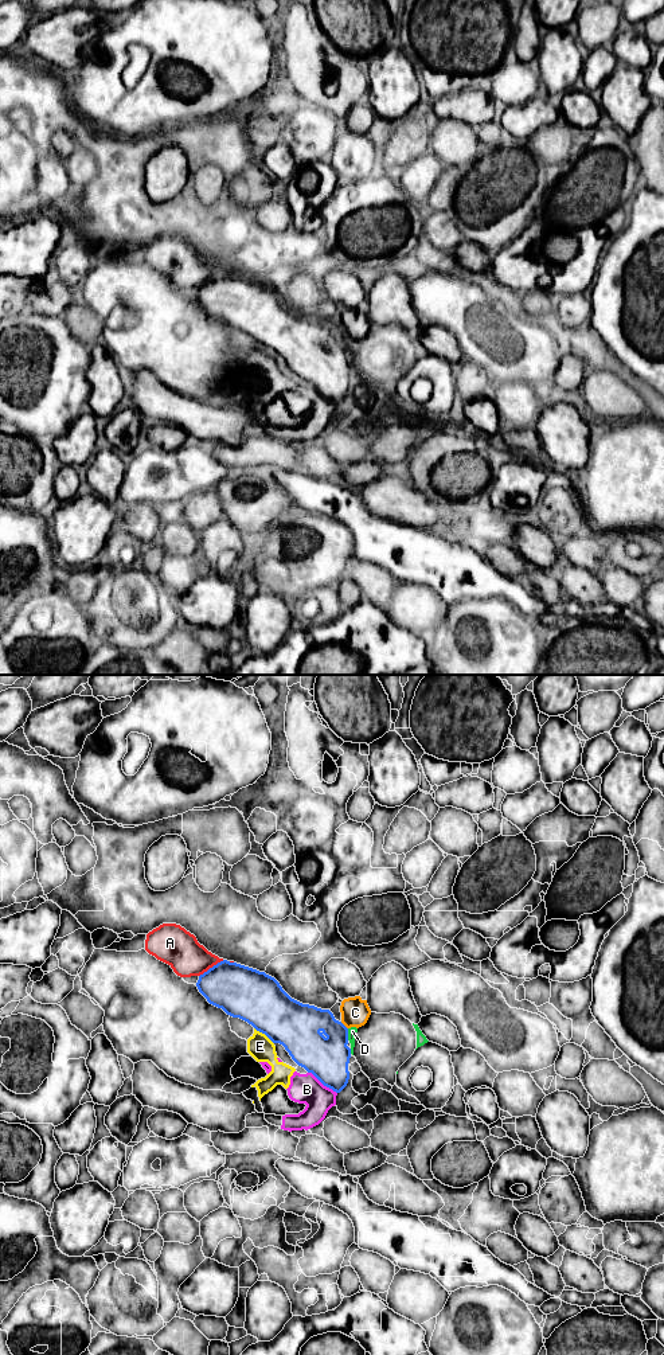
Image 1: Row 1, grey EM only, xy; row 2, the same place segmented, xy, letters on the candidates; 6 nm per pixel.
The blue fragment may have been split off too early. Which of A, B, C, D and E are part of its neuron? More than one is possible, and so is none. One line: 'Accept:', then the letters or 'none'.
Accept: none

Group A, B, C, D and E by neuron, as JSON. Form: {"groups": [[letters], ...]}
{"groups": [["A"], ["B", "E"], ["C"], ["D"]]}

